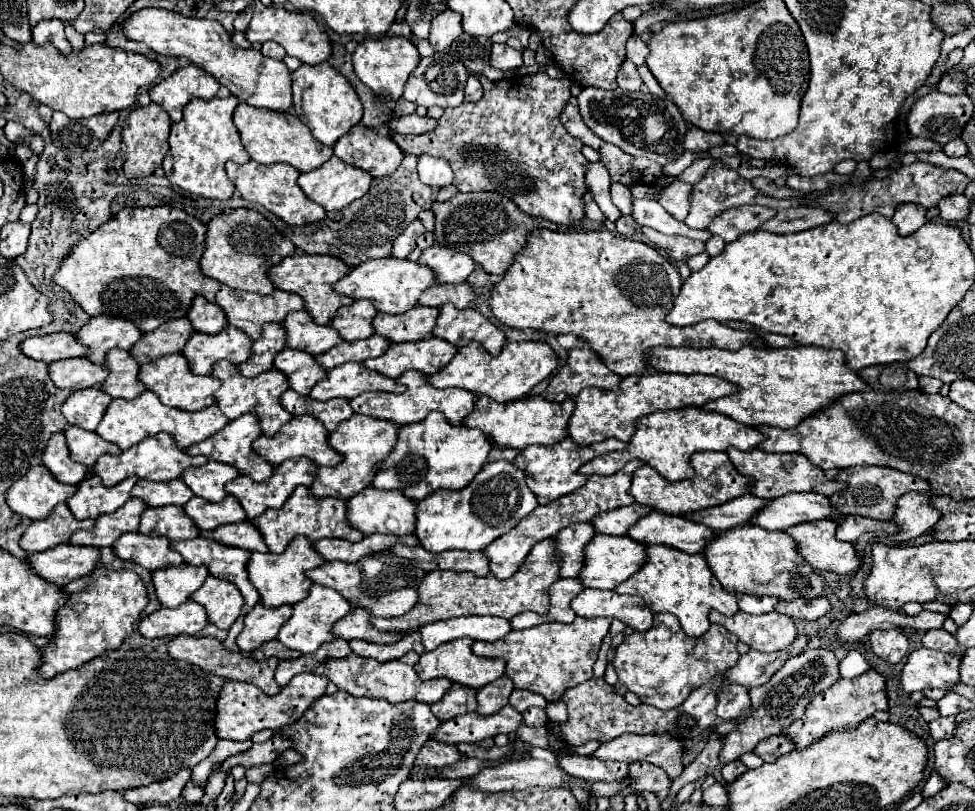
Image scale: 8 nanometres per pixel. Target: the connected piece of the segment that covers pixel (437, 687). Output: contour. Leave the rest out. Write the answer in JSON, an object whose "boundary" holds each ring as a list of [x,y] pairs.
{"boundary":[[[354,653],[344,657],[344,659],[336,659],[336,661],[326,661],[324,663],[324,675],[338,687],[348,691],[354,697],[370,697],[370,699],[386,699],[390,703],[402,703],[402,701],[422,701],[422,703],[436,703],[440,701],[440,697],[444,697],[444,693],[450,689],[450,681],[448,679],[432,679],[432,681],[420,681],[414,665],[416,665],[418,655],[416,653],[406,653],[400,659],[388,661],[388,663],[378,663],[372,659],[362,659],[356,657]]]}

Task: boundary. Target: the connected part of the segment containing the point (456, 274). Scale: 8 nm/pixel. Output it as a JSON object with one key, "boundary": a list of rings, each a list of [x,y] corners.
{"boundary":[[[432,245],[426,251],[422,251],[418,263],[434,271],[436,283],[450,283],[450,285],[464,283],[474,269],[472,257],[440,245]]]}

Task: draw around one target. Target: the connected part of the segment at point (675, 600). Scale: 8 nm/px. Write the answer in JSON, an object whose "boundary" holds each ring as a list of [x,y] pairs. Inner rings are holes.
{"boundary":[[[664,545],[648,547],[646,563],[642,565],[642,569],[638,569],[632,577],[620,583],[614,591],[620,595],[630,593],[642,597],[650,611],[666,611],[676,615],[680,627],[690,637],[702,637],[708,631],[710,627],[708,609],[716,609],[728,617],[738,613],[738,595],[726,593],[722,589],[714,573],[708,569],[702,553],[700,555],[676,553],[676,549],[664,549]]]}

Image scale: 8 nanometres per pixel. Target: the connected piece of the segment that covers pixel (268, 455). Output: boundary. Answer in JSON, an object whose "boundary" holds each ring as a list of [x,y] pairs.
{"boundary":[[[308,415],[292,417],[286,425],[282,425],[282,429],[274,437],[264,437],[264,435],[258,437],[252,443],[252,449],[272,465],[278,465],[290,457],[308,457],[314,465],[326,465],[326,467],[334,467],[340,461],[340,453],[336,453],[328,445],[328,431],[320,425],[320,421]]]}

